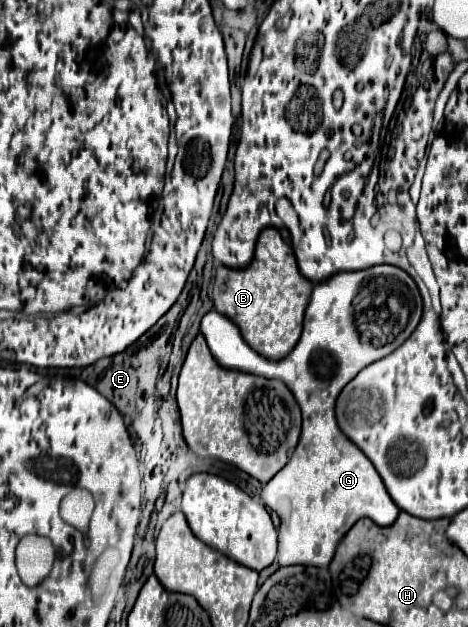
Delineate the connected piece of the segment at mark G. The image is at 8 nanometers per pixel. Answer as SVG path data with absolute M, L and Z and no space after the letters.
M376 265L364 271L350 271L350 273L336 273L330 279L318 283L312 291L312 299L305 311L302 337L298 345L280 361L270 361L254 353L242 339L238 327L230 323L218 311L210 311L202 317L200 333L206 337L206 343L218 361L220 367L238 369L242 373L260 375L266 379L280 379L290 387L294 393L300 409L302 409L302 435L296 451L292 453L290 461L262 487L262 501L274 513L278 513L282 525L278 535L278 563L280 567L286 565L312 565L312 567L328 567L330 559L334 557L338 541L348 533L348 529L362 517L372 519L374 523L390 525L400 509L390 499L380 475L376 473L370 459L340 431L334 415L336 397L344 389L348 381L352 381L364 367L370 363L390 355L398 349L416 329L422 317L422 297L414 283L414 279L394 265Z

